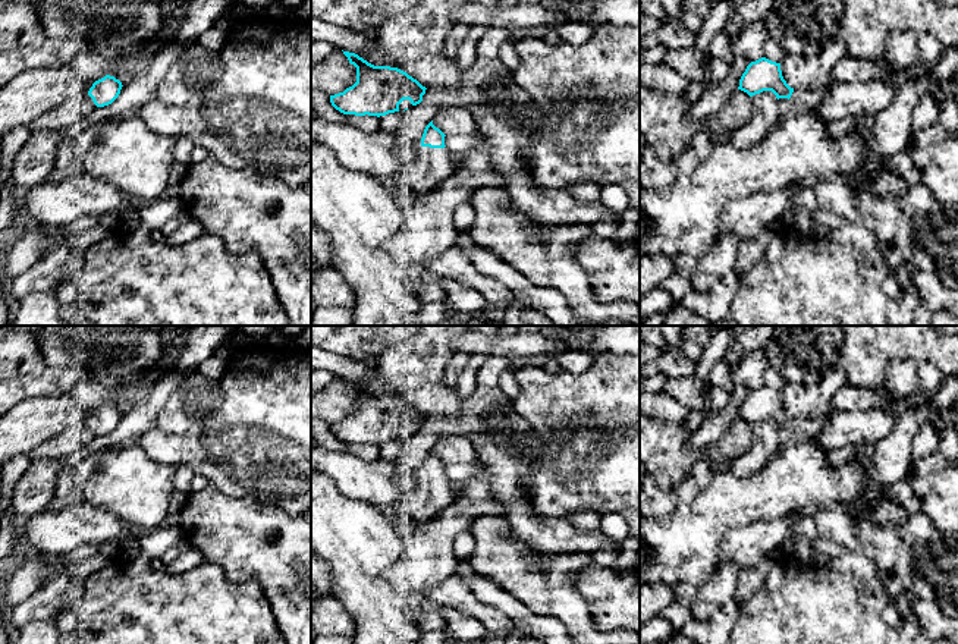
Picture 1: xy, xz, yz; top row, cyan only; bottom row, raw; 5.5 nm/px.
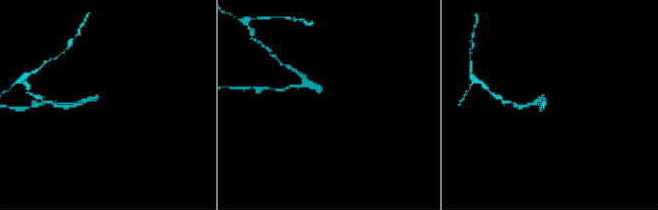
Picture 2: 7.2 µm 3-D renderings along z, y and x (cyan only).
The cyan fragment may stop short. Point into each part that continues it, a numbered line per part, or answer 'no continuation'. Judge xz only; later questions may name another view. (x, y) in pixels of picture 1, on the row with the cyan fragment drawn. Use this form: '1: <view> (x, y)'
1: xz (433, 166)

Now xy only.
no continuation

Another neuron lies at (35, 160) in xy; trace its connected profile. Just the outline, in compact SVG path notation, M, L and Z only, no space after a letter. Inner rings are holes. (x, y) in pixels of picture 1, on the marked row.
M62 131L31 133L12 167L12 176L19 191L34 188L47 180L56 167L56 154L62 136Z

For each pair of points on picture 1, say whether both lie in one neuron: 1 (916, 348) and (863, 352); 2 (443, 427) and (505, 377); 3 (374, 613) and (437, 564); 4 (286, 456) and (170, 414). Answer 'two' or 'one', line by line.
1: one
2: two
3: two
4: two

